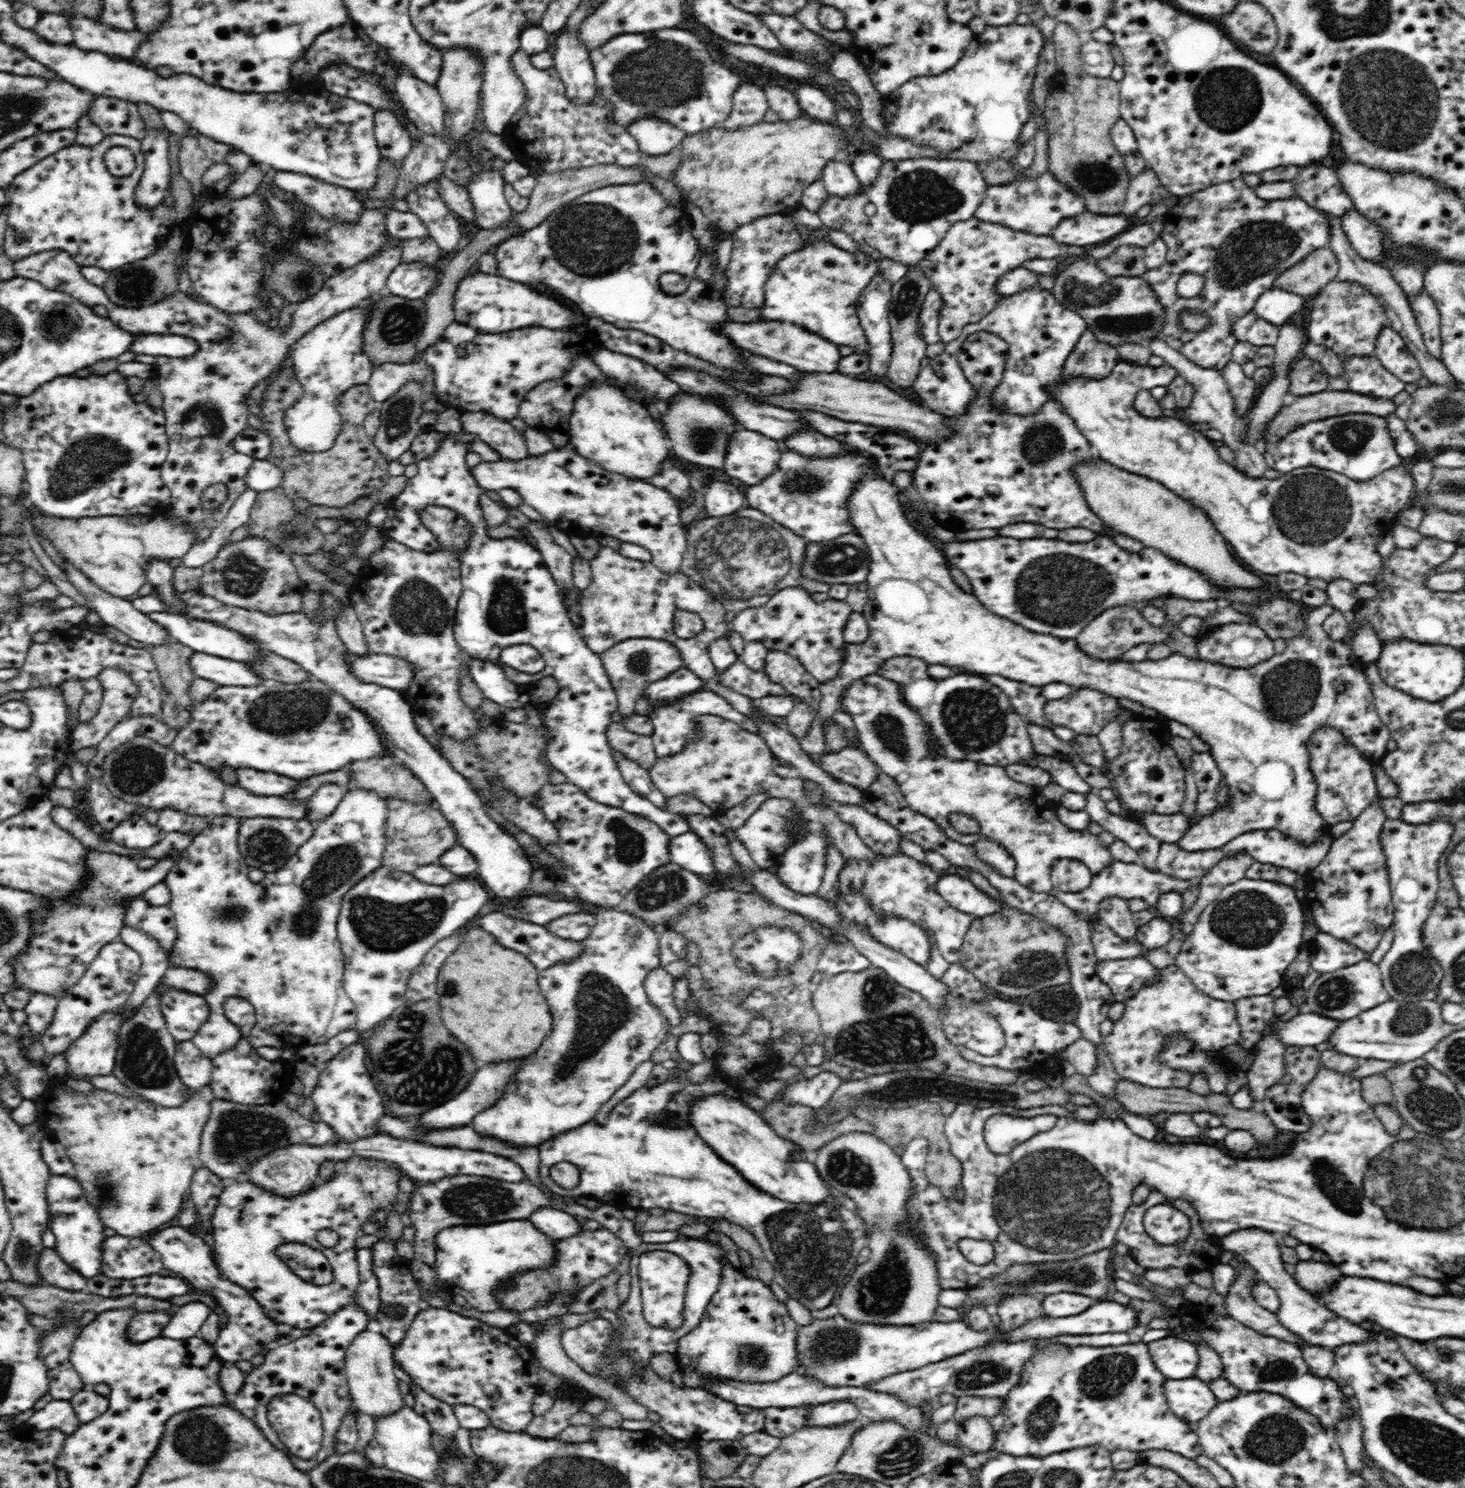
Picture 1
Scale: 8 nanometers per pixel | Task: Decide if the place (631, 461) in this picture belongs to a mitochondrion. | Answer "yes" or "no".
no

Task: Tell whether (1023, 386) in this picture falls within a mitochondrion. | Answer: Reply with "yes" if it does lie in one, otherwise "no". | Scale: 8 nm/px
no

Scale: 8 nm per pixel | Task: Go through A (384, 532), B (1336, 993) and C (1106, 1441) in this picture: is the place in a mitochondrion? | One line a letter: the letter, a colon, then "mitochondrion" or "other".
A: other
B: mitochondrion
C: other

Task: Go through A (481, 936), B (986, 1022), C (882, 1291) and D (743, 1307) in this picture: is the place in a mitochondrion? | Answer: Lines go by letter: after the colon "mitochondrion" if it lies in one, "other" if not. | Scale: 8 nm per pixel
A: other
B: other
C: mitochondrion
D: other

